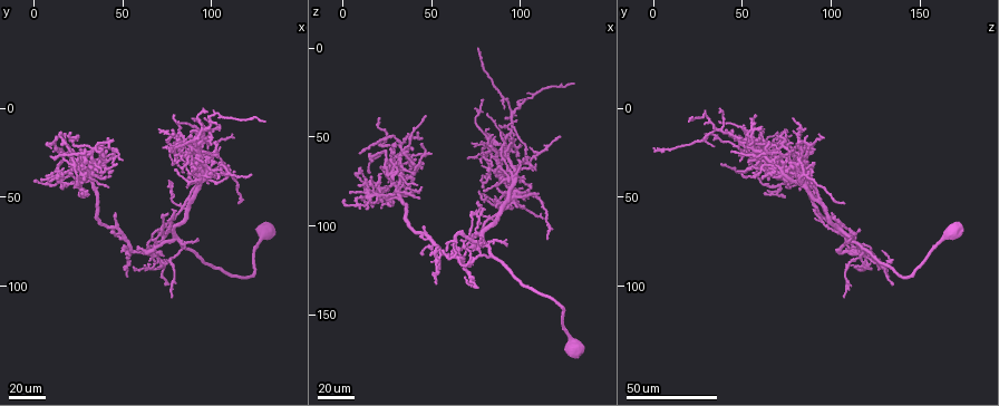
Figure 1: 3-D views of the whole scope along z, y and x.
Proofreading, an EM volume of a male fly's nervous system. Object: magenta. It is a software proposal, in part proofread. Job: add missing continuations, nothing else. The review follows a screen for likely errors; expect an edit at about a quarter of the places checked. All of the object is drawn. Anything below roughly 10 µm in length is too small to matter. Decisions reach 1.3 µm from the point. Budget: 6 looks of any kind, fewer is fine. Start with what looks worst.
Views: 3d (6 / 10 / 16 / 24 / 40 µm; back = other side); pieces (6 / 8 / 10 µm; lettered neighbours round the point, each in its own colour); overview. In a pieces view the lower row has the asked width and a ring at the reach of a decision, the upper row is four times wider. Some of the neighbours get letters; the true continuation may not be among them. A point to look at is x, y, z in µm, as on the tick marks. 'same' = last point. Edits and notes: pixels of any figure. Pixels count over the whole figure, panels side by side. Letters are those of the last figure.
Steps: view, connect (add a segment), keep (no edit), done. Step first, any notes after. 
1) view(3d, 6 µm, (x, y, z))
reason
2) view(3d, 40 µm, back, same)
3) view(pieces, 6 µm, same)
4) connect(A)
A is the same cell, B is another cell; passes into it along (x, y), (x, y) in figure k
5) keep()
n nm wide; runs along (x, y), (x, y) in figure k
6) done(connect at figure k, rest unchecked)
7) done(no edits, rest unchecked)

view(3d, 40 µm, (96, 30, 54))
branch stops here

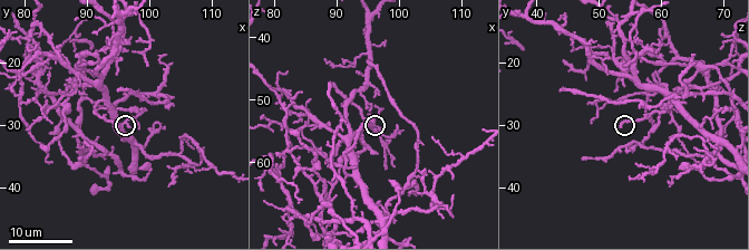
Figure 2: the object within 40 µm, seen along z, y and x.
view(pieces, 6 µm, (95.0, 30.0, 53.5))

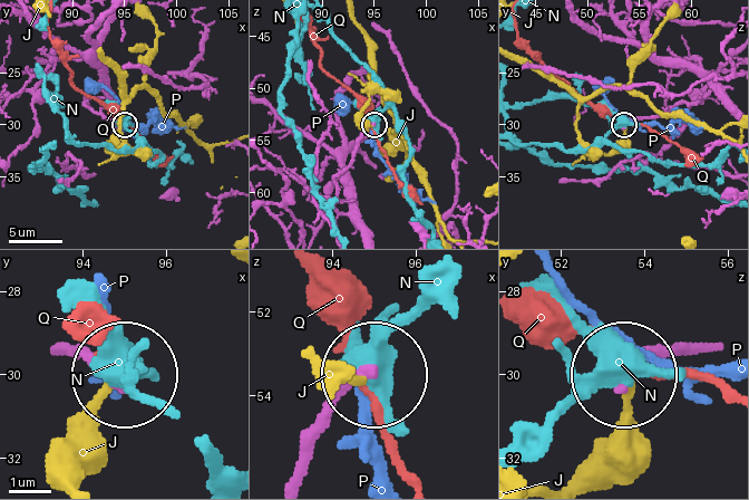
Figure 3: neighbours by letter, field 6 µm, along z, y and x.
keep()
J, N, P and Q are other cells; runs along (291, 481), (320, 417), (369, 378) in figure 3; no lettered segment goes on from it

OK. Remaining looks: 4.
view(3d, 24 µm, (77, 3, 58))
end of a long branch

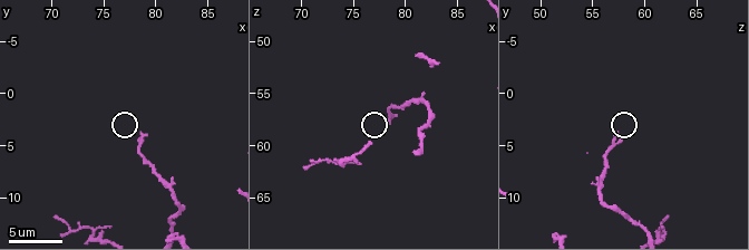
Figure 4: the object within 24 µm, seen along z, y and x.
view(pieces, 10 µm, (78.8, 4.0, 57.0))

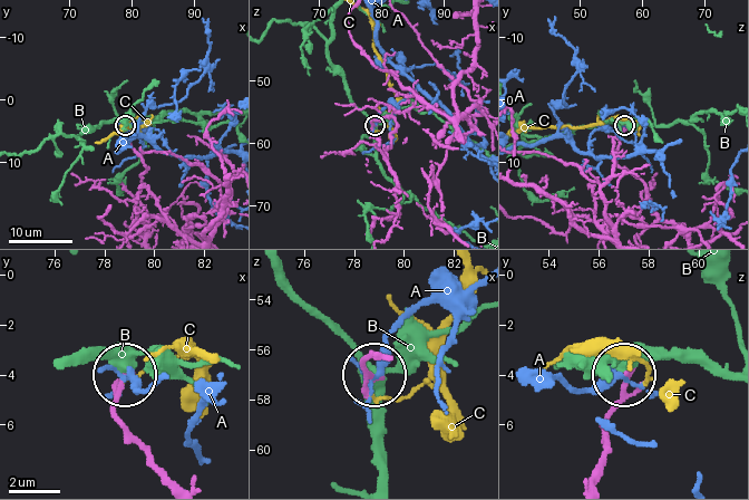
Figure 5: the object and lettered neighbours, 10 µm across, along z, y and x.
keep()
A, B and C are other cells; none of them fits

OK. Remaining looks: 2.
view(3d, 16 µm, (83.0, 33.5, 55.5))
long arm stops here

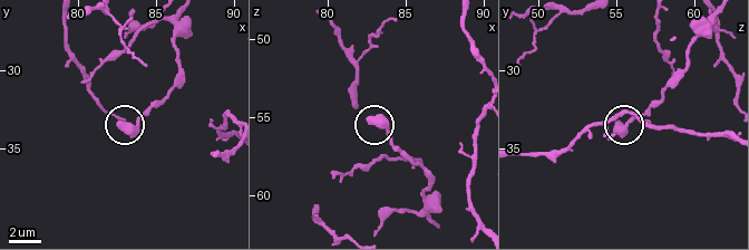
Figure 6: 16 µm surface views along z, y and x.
view(pieces, 10 µm, (82.8, 33.4, 55.2))

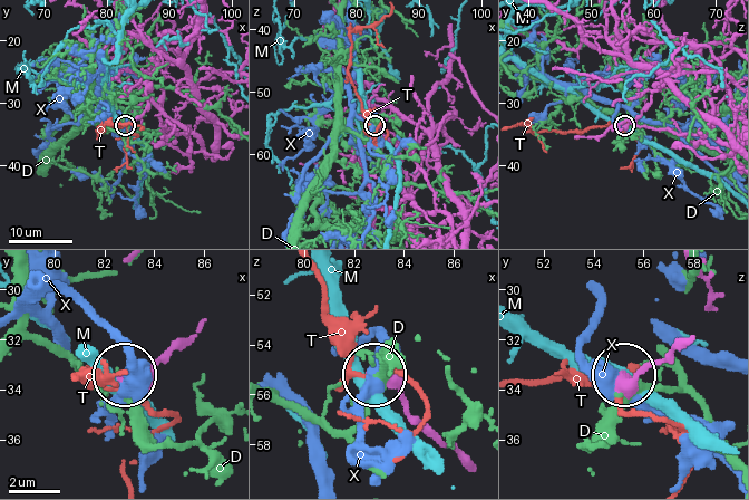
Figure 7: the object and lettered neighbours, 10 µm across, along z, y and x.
keep()
450 nm wide; D, M, T and X are other cells; runs along (683, 337), (632, 378), (629, 374) in figure 7; none of them fits

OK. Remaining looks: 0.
done(no edits, rest unchecked)

